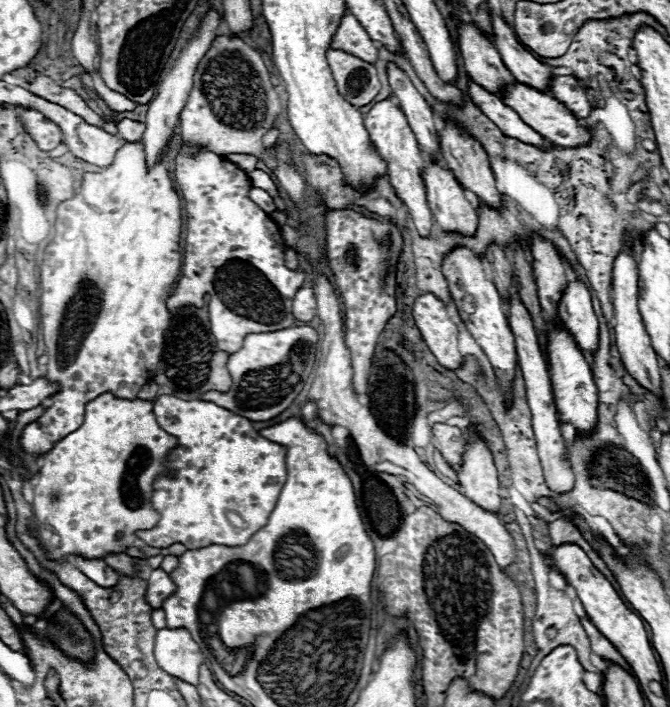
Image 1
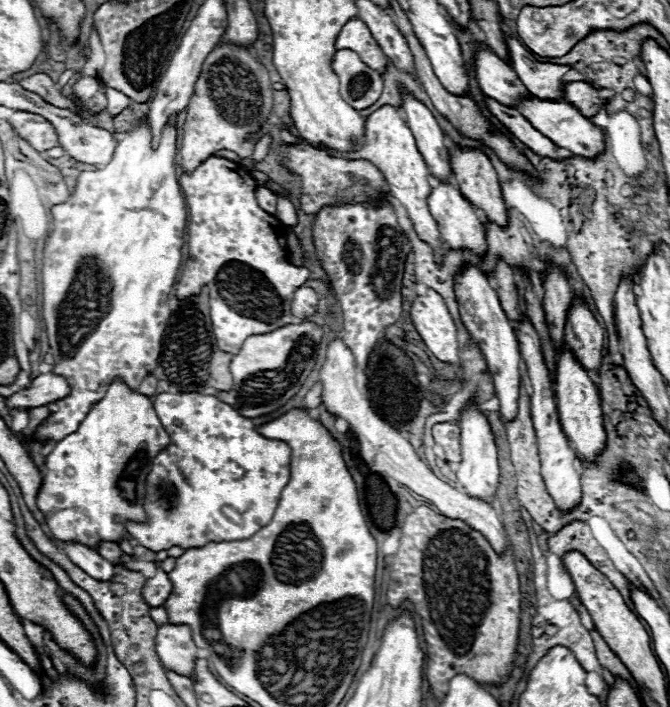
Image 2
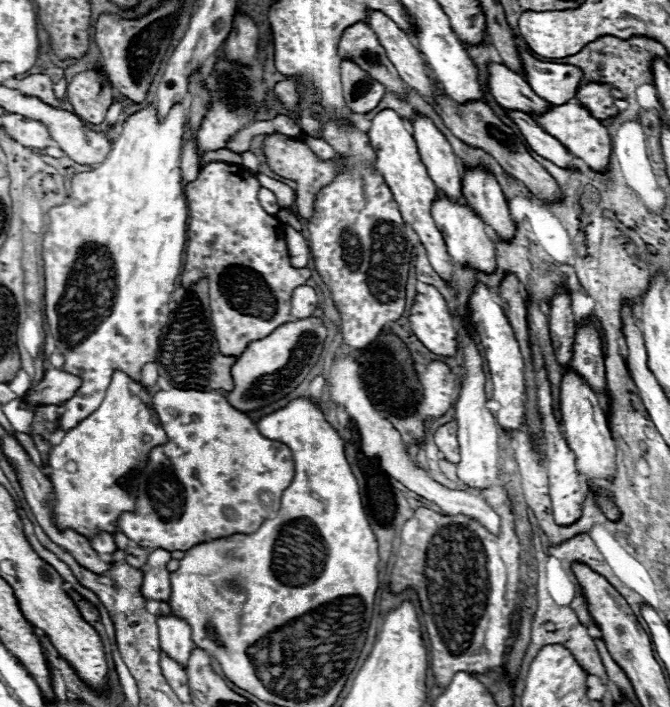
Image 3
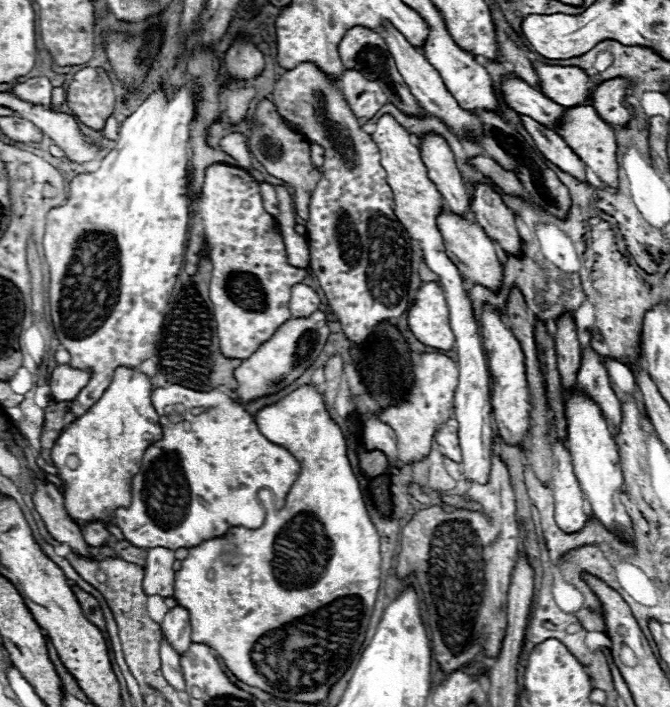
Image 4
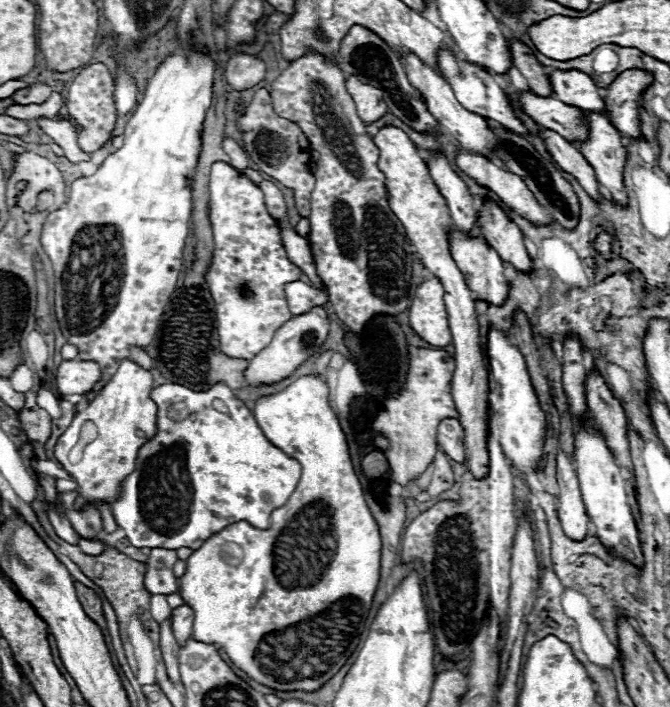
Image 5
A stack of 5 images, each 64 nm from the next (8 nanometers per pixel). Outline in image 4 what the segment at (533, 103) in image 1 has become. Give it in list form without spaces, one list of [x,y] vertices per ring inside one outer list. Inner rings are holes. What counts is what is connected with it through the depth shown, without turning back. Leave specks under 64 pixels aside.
[[[572,106],[566,108],[560,124],[554,128],[558,136],[582,158],[582,162],[606,184],[616,188],[618,186],[618,162],[616,162],[616,138],[614,130],[596,114],[592,106]]]

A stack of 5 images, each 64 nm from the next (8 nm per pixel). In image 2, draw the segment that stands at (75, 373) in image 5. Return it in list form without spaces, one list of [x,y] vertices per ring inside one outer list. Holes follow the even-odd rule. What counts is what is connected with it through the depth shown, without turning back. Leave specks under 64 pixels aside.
[[[48,372],[34,378],[30,388],[18,390],[10,398],[6,398],[6,406],[8,408],[38,408],[58,398],[64,398],[68,392],[70,392],[70,386],[66,384],[66,380],[62,376]]]

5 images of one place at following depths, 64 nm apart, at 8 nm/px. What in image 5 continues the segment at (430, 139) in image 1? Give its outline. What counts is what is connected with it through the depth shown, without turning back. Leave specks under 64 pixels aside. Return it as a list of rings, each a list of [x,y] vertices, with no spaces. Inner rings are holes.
[[[438,150],[436,154],[430,154],[428,170],[440,194],[446,198],[452,220],[466,232],[472,232],[474,228],[478,228],[478,208],[472,200],[472,194],[468,192],[466,184],[456,174],[448,156],[442,150]]]

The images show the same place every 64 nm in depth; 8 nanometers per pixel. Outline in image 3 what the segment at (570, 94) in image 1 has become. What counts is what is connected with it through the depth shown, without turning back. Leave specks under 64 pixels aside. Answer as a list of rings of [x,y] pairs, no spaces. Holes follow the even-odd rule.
[[[596,82],[580,84],[574,98],[580,102],[580,106],[586,106],[586,110],[590,110],[590,114],[594,118],[604,120],[618,112],[618,108],[614,104],[616,98],[610,96],[610,90],[612,90],[612,86],[606,86],[606,84],[596,84]]]

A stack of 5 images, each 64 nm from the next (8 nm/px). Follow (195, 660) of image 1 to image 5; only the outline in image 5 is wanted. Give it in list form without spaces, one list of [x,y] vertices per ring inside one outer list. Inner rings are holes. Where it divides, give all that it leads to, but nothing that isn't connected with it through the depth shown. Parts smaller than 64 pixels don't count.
[[[182,604],[172,610],[170,628],[172,628],[172,634],[178,642],[178,646],[184,646],[188,642],[188,638],[192,636],[192,622],[194,622],[194,612],[190,606]]]

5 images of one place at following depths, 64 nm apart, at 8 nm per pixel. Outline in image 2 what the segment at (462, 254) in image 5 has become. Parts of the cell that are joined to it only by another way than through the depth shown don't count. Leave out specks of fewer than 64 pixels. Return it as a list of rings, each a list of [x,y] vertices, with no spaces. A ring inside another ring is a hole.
[[[434,180],[434,186],[430,190],[430,198],[428,198],[428,208],[430,208],[430,214],[434,216],[436,224],[438,224],[438,230],[442,234],[442,238],[458,248],[468,248],[468,250],[474,250],[476,254],[482,254],[486,250],[486,240],[484,240],[484,222],[478,214],[474,214],[472,210],[472,204],[462,196],[462,192],[452,184],[452,182],[440,182],[440,180]]]

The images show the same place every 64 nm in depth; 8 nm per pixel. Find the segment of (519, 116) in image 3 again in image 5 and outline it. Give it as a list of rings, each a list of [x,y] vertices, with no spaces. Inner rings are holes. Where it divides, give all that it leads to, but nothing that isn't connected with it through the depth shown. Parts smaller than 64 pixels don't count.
[[[540,130],[538,136],[544,140],[544,146],[548,148],[552,160],[564,172],[572,174],[590,196],[598,198],[600,192],[598,192],[598,184],[596,184],[596,174],[594,174],[592,166],[586,162],[586,158],[578,152],[578,148],[574,144],[566,142],[566,138],[562,138],[554,130]]]

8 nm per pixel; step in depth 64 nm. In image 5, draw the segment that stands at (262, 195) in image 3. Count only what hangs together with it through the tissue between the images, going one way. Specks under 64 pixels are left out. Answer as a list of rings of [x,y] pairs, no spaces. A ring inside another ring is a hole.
[[[262,180],[258,186],[264,192],[264,202],[266,202],[266,208],[270,210],[270,216],[280,220],[286,214],[286,202],[284,202],[282,192],[276,188],[276,184],[268,180]]]

